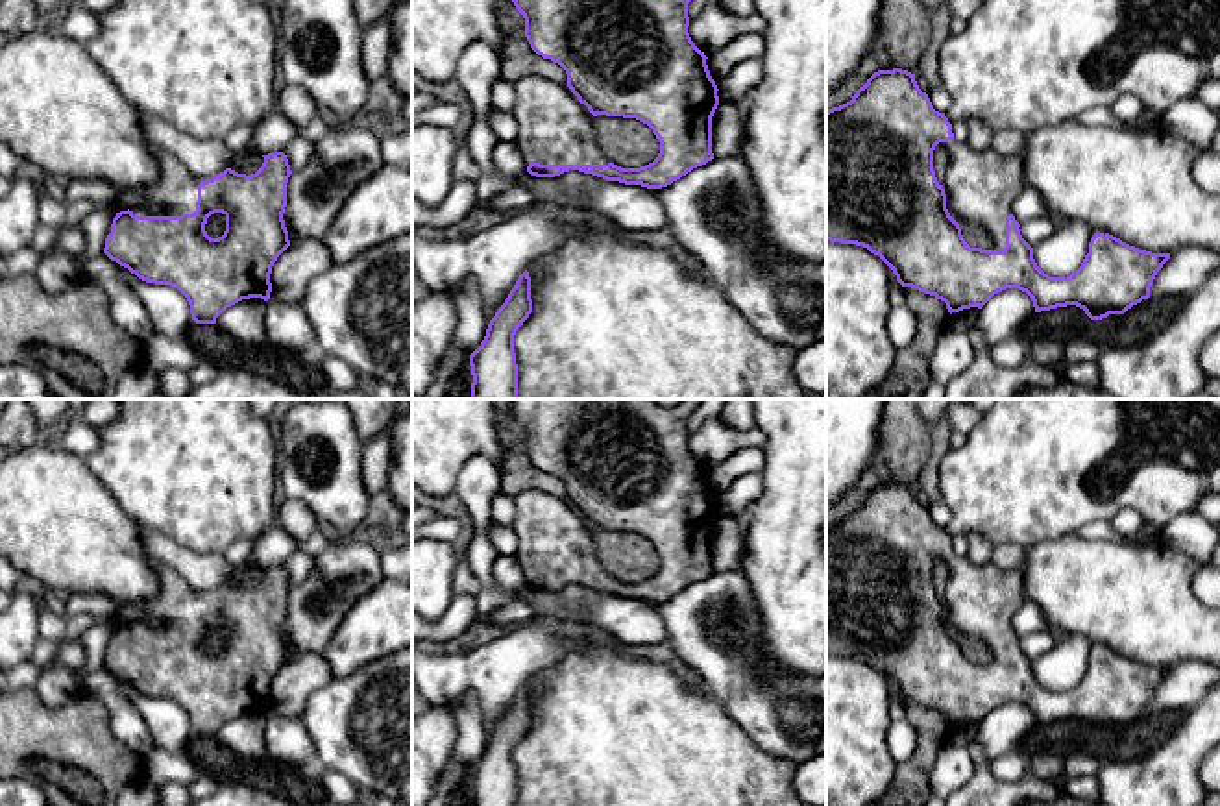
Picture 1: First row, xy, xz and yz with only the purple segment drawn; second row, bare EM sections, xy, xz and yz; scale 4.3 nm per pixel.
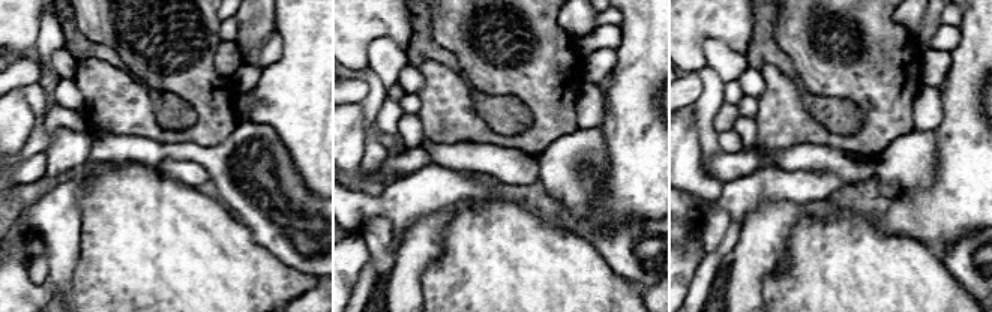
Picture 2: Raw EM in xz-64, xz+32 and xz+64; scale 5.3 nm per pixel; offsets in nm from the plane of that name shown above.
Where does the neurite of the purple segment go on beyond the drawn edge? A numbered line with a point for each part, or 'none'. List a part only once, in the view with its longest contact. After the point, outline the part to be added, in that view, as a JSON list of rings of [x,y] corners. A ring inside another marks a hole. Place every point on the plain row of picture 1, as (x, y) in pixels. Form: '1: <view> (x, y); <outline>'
1: xy (176, 605); [[[168,566],[155,568],[159,590],[142,603],[135,603],[144,610],[142,619],[133,621],[137,630],[181,630],[192,629],[198,616],[198,599],[209,592],[194,592],[183,575]]]

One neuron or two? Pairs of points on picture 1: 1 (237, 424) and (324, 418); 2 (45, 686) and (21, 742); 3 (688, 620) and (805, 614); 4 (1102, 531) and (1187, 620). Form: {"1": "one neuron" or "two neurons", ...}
{"1": "two neurons", "2": "two neurons", "3": "two neurons", "4": "two neurons"}

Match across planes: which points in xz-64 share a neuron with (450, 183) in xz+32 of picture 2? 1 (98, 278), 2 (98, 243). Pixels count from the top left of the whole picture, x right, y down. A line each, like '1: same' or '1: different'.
1: different
2: different

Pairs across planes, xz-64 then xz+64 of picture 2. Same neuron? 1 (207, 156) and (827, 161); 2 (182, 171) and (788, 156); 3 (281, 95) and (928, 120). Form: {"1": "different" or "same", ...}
{"1": "different", "2": "same", "3": "different"}

